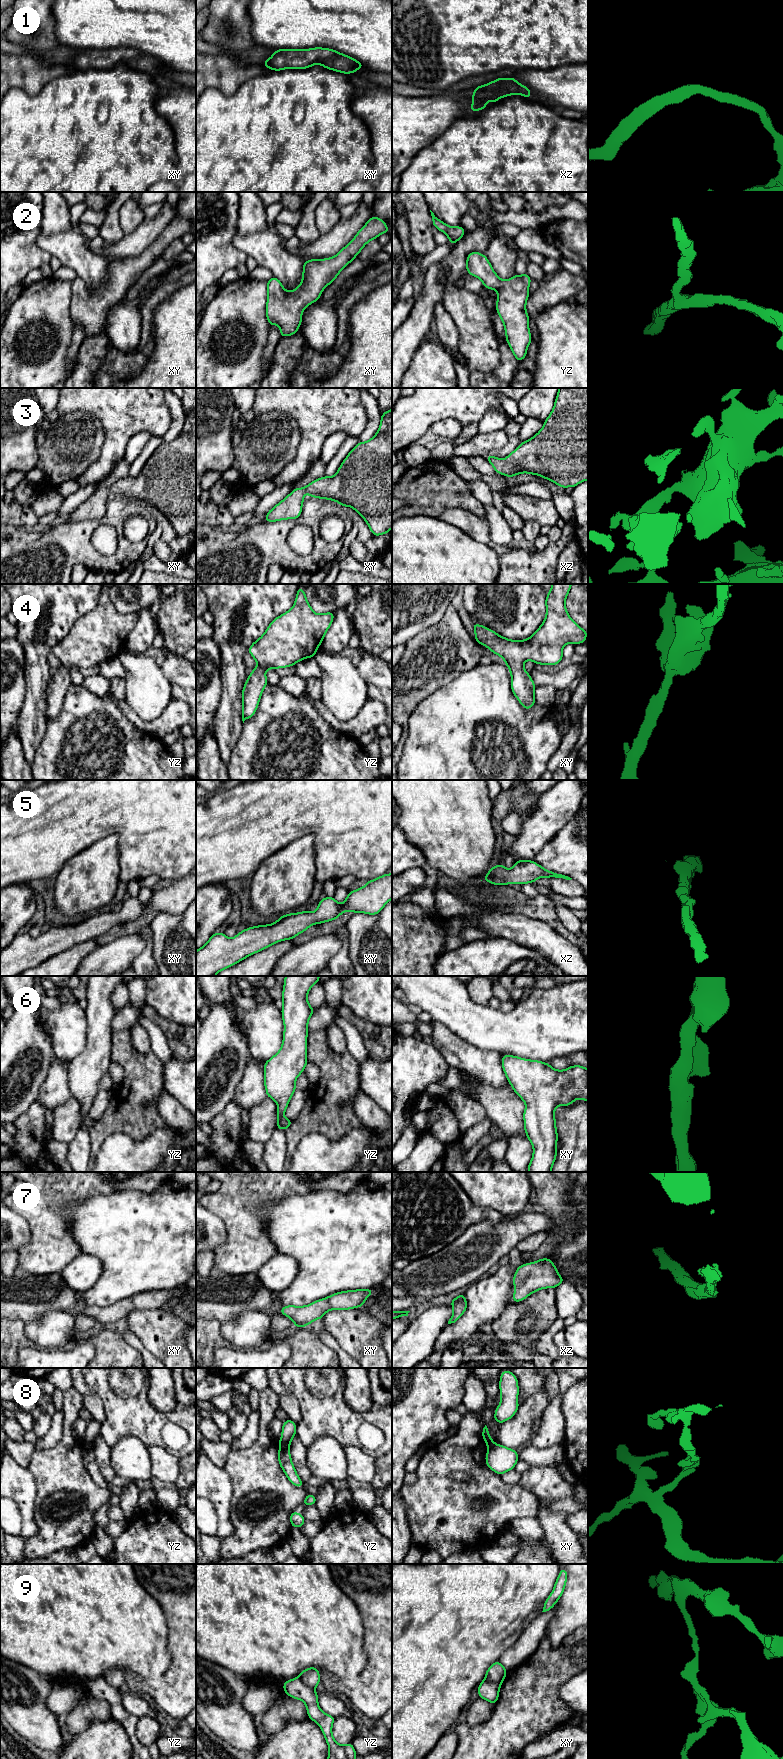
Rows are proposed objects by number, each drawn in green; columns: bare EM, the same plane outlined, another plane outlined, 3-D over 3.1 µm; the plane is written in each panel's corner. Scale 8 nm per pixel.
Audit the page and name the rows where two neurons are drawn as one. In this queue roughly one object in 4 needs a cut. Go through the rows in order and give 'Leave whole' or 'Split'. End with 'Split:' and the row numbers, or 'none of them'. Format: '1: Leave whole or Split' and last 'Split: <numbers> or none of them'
1: Leave whole
2: Leave whole
3: Leave whole
4: Leave whole
5: Leave whole
6: Leave whole
7: Leave whole
8: Split
9: Split
Split: 8, 9

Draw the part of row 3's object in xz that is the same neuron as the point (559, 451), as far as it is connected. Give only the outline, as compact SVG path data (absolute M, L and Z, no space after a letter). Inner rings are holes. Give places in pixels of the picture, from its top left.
M559 388L553 410L544 421L541 430L528 441L521 444L505 459L493 455L486 456L495 472L506 477L518 474L534 474L551 480L563 489L576 487L580 482L588 480L588 388Z

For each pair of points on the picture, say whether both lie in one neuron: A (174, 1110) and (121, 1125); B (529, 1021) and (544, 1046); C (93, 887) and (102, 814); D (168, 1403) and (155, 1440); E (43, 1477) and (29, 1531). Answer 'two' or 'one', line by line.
A: two
B: one
C: two
D: two
E: two

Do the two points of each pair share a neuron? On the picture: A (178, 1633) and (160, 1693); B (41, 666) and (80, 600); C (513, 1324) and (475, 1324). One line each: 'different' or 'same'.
A: same
B: same
C: different

